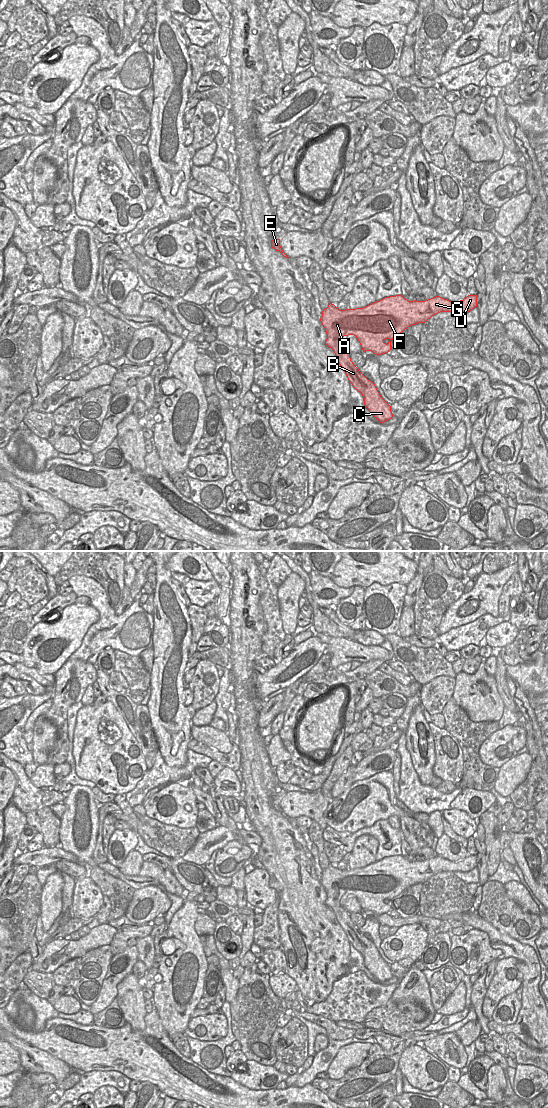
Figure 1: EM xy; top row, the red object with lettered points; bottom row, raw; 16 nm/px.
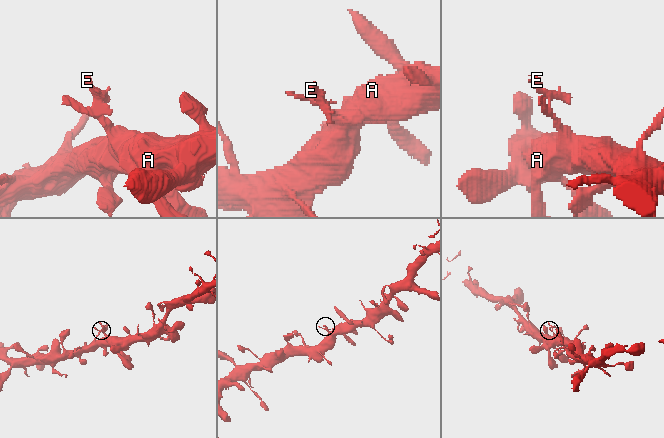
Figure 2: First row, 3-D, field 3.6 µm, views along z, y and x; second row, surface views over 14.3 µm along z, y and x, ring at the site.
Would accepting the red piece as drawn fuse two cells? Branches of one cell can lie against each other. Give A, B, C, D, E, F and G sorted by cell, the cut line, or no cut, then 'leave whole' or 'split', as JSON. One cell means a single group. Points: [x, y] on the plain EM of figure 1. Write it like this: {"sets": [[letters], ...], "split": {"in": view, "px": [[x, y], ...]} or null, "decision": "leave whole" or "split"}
{"sets": [["A", "B", "C", "D", "E", "F", "G"]], "split": null, "decision": "leave whole"}

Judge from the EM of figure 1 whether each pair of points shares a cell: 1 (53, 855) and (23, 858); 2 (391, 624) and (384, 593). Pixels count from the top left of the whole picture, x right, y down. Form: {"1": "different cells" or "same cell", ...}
{"1": "same cell", "2": "same cell"}

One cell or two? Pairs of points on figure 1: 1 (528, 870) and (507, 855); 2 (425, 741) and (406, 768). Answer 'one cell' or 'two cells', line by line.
1: two cells
2: two cells

